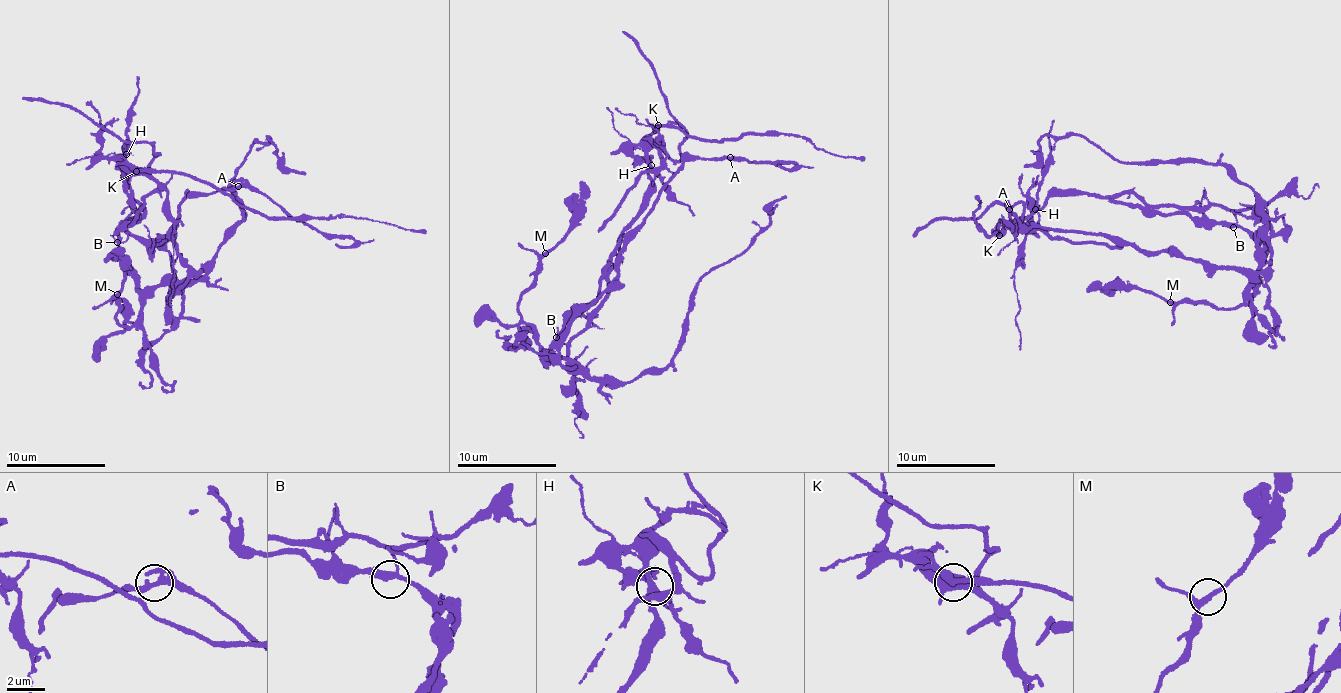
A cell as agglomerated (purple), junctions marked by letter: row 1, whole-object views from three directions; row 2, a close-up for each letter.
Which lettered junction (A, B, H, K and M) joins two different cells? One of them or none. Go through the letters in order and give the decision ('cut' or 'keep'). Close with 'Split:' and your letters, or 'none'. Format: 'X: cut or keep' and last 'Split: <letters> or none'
A: keep
B: cut
H: keep
K: keep
M: keep
Split: B

